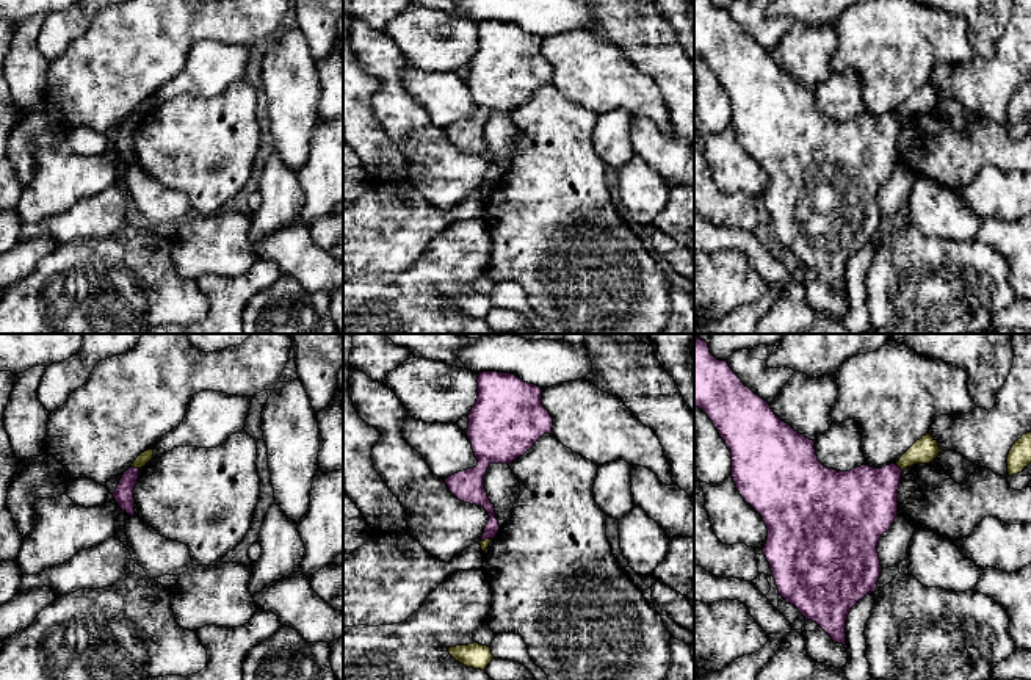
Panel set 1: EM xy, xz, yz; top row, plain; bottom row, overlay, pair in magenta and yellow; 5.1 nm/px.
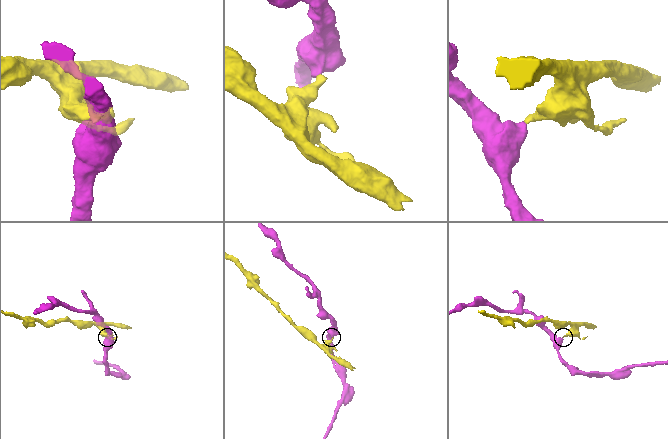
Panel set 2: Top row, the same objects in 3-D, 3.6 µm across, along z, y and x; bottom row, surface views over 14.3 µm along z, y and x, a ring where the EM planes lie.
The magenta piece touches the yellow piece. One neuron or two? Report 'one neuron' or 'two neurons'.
two neurons

